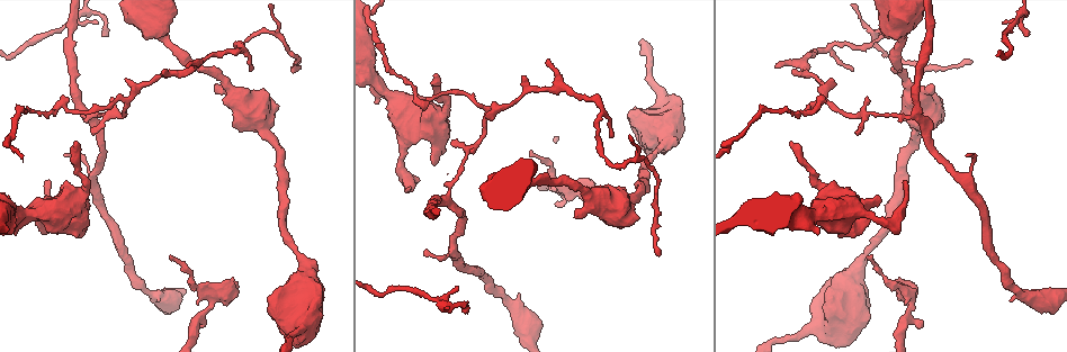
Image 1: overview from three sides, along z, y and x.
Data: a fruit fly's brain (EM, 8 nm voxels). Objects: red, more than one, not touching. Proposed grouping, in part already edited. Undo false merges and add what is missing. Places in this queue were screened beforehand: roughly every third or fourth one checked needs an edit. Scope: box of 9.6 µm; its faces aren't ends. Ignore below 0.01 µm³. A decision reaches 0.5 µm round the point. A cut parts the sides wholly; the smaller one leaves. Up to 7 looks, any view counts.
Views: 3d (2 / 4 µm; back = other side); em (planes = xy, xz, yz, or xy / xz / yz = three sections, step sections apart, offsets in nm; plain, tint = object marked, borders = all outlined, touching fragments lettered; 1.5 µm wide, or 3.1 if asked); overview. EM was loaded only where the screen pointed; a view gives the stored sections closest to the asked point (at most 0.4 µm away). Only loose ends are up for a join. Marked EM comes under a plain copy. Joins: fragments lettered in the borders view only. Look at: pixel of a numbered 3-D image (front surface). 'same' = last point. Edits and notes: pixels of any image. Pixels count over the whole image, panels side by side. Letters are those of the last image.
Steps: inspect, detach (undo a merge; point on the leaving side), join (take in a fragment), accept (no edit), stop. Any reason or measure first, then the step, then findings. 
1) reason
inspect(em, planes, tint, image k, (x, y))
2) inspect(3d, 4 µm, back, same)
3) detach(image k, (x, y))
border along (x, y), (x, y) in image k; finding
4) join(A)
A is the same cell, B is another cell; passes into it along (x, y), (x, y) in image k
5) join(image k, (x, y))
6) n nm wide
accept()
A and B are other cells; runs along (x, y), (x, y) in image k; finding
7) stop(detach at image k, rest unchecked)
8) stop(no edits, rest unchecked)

an open end
inspect(3d, 4 µm, image 1, (774, 65))

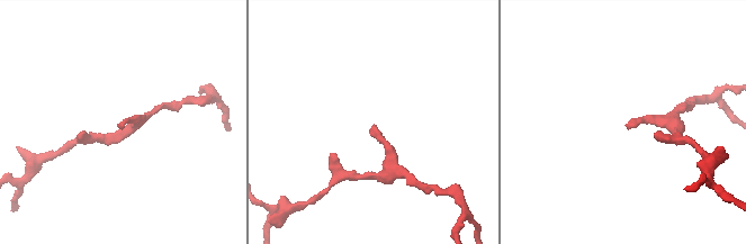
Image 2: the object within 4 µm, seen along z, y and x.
inspect(em, planes, borders, image 2, (124, 124))

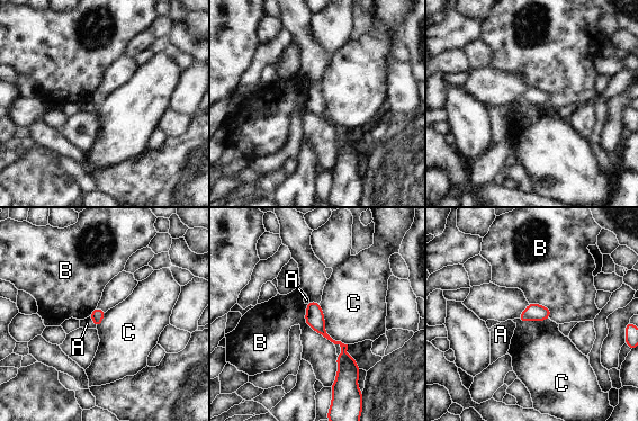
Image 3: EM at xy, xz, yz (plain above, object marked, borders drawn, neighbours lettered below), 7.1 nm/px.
accept()
A, B and C are other cells; border along (318, 304), (324, 330), (347, 345) in image 3; none of them fits

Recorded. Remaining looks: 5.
an open end
inspect(em, planes, tint, image 1, (473, 152))

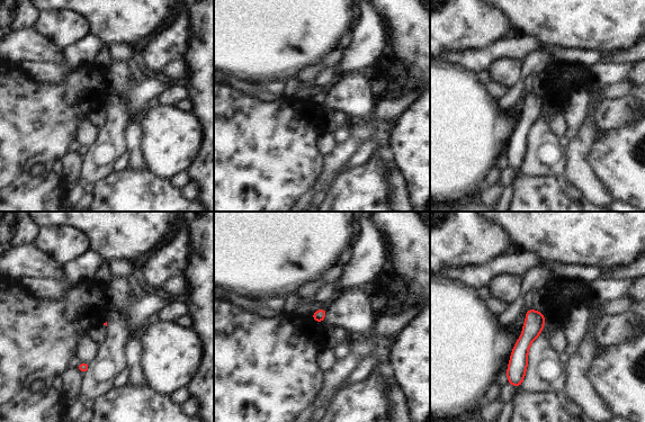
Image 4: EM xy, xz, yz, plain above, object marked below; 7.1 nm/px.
inspect(em, planes, borders, same)

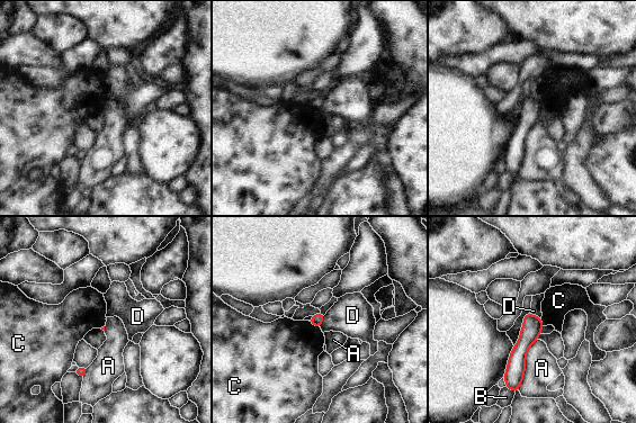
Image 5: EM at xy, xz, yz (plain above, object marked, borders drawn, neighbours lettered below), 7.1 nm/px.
accept()
A, B, C and D are other cells; runs along (529, 316), (516, 388) in image 5; no lettered fragment goes on from it

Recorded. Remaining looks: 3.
end of a long branch
inspect(3d, 2 µm, image 1, (902, 182))

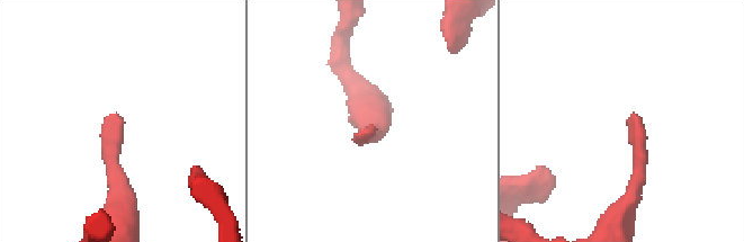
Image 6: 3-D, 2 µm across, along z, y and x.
shape alone is not enough
inspect(em, planes, borders, image 6, (373, 129))

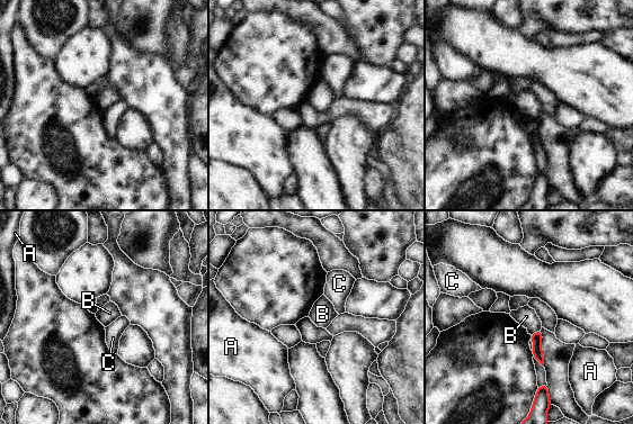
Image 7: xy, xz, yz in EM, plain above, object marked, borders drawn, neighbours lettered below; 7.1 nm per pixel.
accept()
A, B and C are other cells; border along (533, 355), (543, 367) in image 7; none of them fits

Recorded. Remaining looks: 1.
stop(no edits, rest unchecked)

